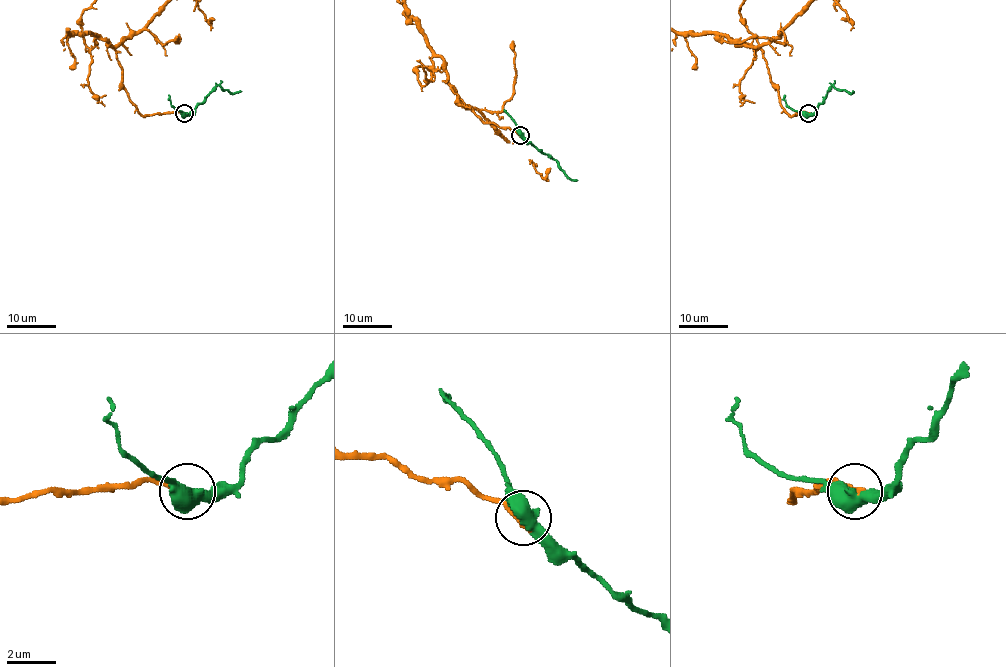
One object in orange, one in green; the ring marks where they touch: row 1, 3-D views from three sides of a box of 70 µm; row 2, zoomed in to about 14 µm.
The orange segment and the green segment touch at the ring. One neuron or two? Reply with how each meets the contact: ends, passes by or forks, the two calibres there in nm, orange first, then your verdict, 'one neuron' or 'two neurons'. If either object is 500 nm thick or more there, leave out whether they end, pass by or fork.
calibres 360 and 550 nm; one neuron

